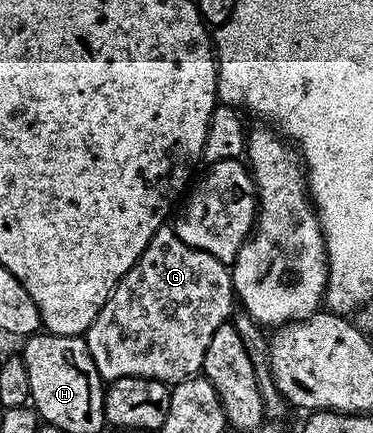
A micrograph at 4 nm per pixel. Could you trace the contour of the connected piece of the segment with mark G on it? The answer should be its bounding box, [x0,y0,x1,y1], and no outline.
[84,224,236,384]

